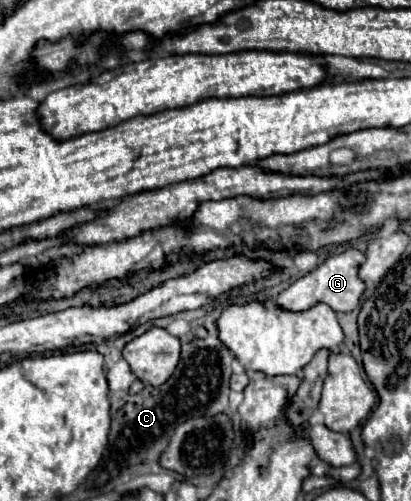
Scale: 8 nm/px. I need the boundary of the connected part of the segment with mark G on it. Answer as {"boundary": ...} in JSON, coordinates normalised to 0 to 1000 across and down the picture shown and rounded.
{"boundary":[[[847,495],[827,507],[813,507],[813,511],[798,511],[769,539],[749,543],[745,551],[735,551],[730,559],[720,559],[706,575],[696,575],[672,607],[691,619],[710,619],[710,623],[730,623],[730,619],[749,619],[759,615],[769,603],[788,603],[798,607],[813,623],[856,623],[871,607],[876,607],[876,595],[891,579],[891,567],[886,559],[871,555],[871,535],[886,527],[891,511],[886,503],[866,499],[866,495]]]}

